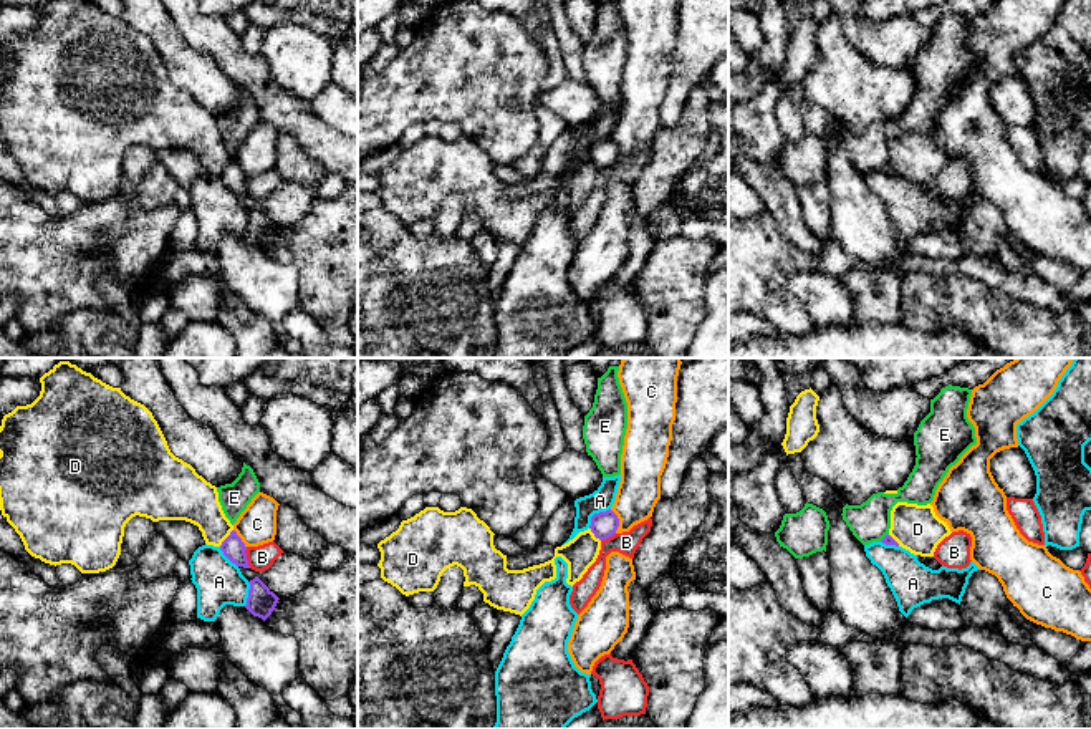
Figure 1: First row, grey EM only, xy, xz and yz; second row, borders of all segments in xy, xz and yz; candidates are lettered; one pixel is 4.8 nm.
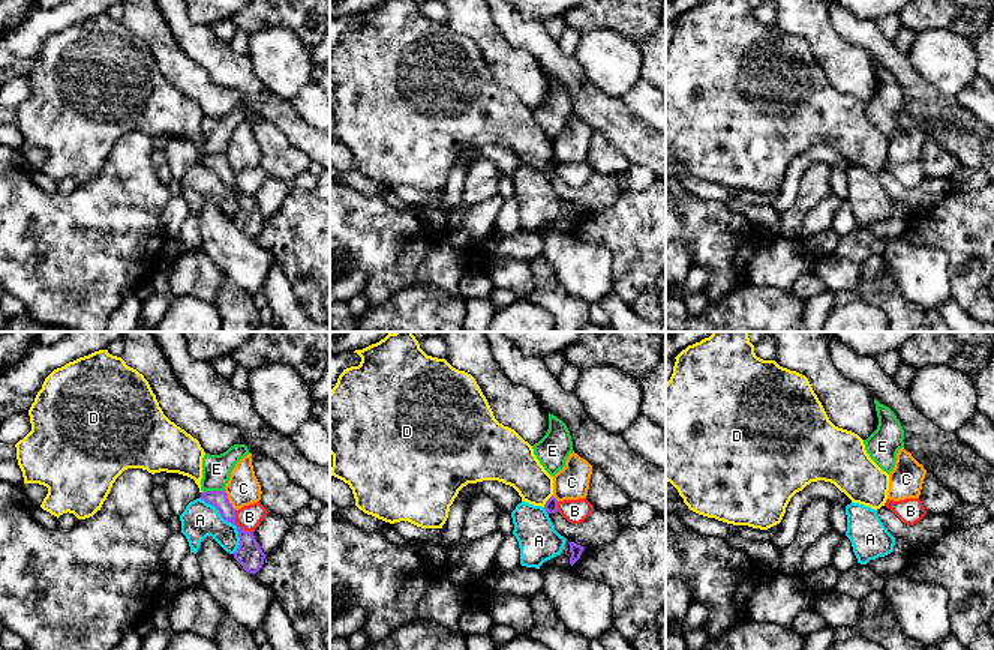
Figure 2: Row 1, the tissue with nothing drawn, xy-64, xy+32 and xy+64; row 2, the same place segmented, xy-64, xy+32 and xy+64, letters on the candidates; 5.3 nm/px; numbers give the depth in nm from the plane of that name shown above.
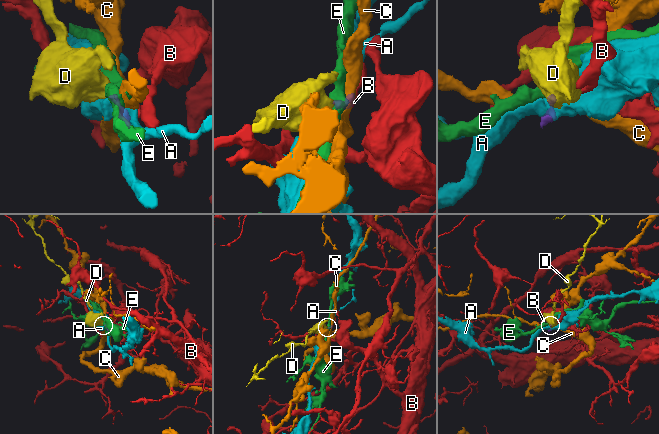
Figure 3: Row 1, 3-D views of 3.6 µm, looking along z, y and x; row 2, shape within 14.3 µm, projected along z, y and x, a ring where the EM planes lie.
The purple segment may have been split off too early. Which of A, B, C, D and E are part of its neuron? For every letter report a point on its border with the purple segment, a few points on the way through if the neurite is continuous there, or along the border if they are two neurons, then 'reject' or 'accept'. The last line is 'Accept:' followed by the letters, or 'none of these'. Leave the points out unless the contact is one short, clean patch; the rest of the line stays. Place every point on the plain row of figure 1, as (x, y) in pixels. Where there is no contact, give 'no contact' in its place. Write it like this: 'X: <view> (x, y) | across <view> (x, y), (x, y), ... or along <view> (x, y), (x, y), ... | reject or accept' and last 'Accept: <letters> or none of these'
A: xz (595, 143) | along xz (610, 136), (596, 141), (588, 156) | reject
B: xy (245, 186) | along xy (245, 176), (250, 196) | reject
C: xz (618, 149) | along xz (610, 138), (618, 148), (616, 161) | reject
D: xy (227, 166) | along xy (232, 158), (219, 174) | reject
E: yz (884, 166) | along yz (888, 163), (879, 169) | reject
Accept: none of these

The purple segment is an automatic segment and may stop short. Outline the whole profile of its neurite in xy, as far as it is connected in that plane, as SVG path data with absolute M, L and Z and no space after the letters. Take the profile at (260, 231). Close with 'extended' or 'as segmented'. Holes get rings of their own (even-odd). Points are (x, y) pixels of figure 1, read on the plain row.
M258 207L248 210L248 227L245 237L263 250L272 244L278 232L278 225Z; as segmented

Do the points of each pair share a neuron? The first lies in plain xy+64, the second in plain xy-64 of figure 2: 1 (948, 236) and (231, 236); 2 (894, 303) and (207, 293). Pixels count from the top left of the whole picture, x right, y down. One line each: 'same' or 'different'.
1: different
2: different

